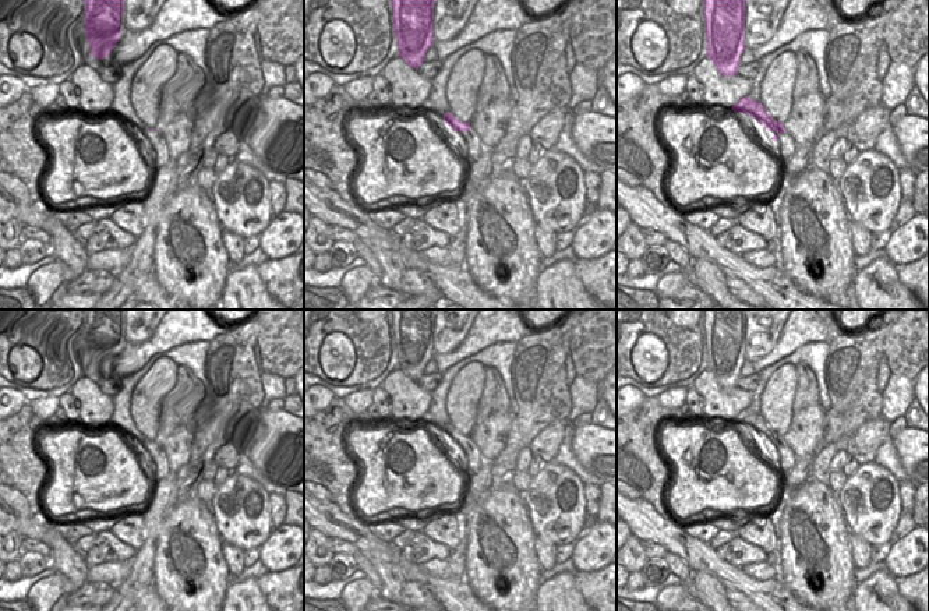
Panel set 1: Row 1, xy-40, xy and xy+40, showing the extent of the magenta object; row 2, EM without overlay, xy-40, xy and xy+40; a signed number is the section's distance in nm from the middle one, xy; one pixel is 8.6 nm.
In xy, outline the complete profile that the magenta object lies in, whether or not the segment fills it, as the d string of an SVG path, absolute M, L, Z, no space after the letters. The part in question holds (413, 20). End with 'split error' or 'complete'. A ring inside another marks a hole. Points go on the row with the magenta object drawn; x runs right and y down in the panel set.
M392 0L399 56L413 68L425 61L434 40L435 0Z; complete

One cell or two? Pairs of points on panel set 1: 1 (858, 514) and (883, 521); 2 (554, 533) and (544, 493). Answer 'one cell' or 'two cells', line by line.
1: one cell
2: one cell

